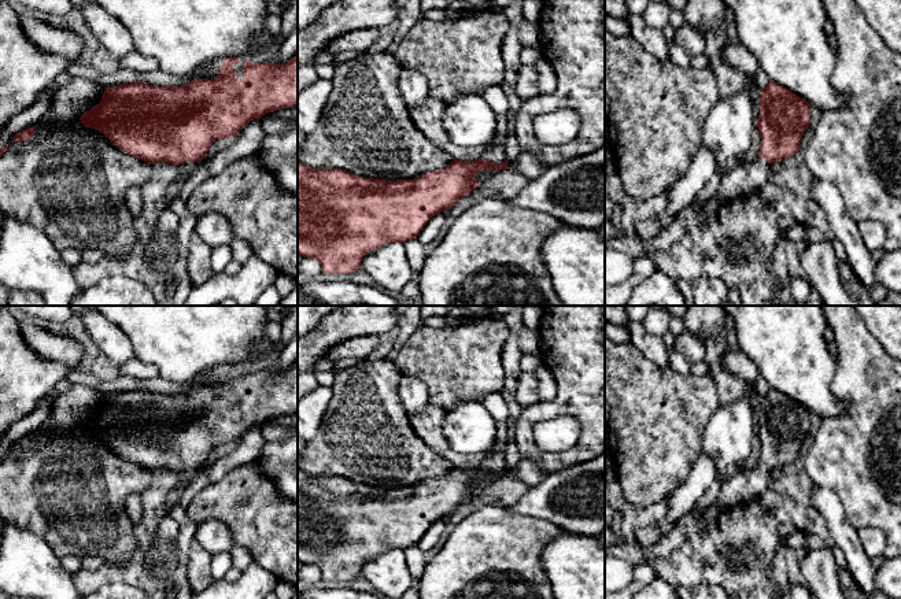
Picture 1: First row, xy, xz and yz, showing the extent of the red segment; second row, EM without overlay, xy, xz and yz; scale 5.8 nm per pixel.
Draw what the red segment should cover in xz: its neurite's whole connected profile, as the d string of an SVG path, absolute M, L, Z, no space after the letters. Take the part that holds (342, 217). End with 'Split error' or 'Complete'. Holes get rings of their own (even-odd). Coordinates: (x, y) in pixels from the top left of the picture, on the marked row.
M494 140L491 144L485 145L485 151L483 154L483 158L474 162L462 162L454 159L446 169L427 173L418 178L414 180L398 180L398 181L385 181L379 178L363 178L358 177L355 174L351 174L341 169L311 169L304 164L302 164L298 160L298 254L304 258L314 258L317 259L322 266L322 273L326 274L347 274L347 273L355 273L361 269L361 260L362 258L370 252L372 249L381 248L385 244L389 243L406 243L411 239L417 239L420 232L424 229L424 226L428 223L428 221L435 217L436 214L451 208L459 199L469 195L473 189L476 189L480 182L474 180L476 174L488 170L495 169L495 173L507 169L509 162L506 160L506 155L503 151L503 144Z. Split error

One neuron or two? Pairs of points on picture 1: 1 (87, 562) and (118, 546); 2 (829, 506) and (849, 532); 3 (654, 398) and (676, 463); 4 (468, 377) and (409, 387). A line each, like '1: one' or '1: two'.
1: two
2: one
3: one
4: two

